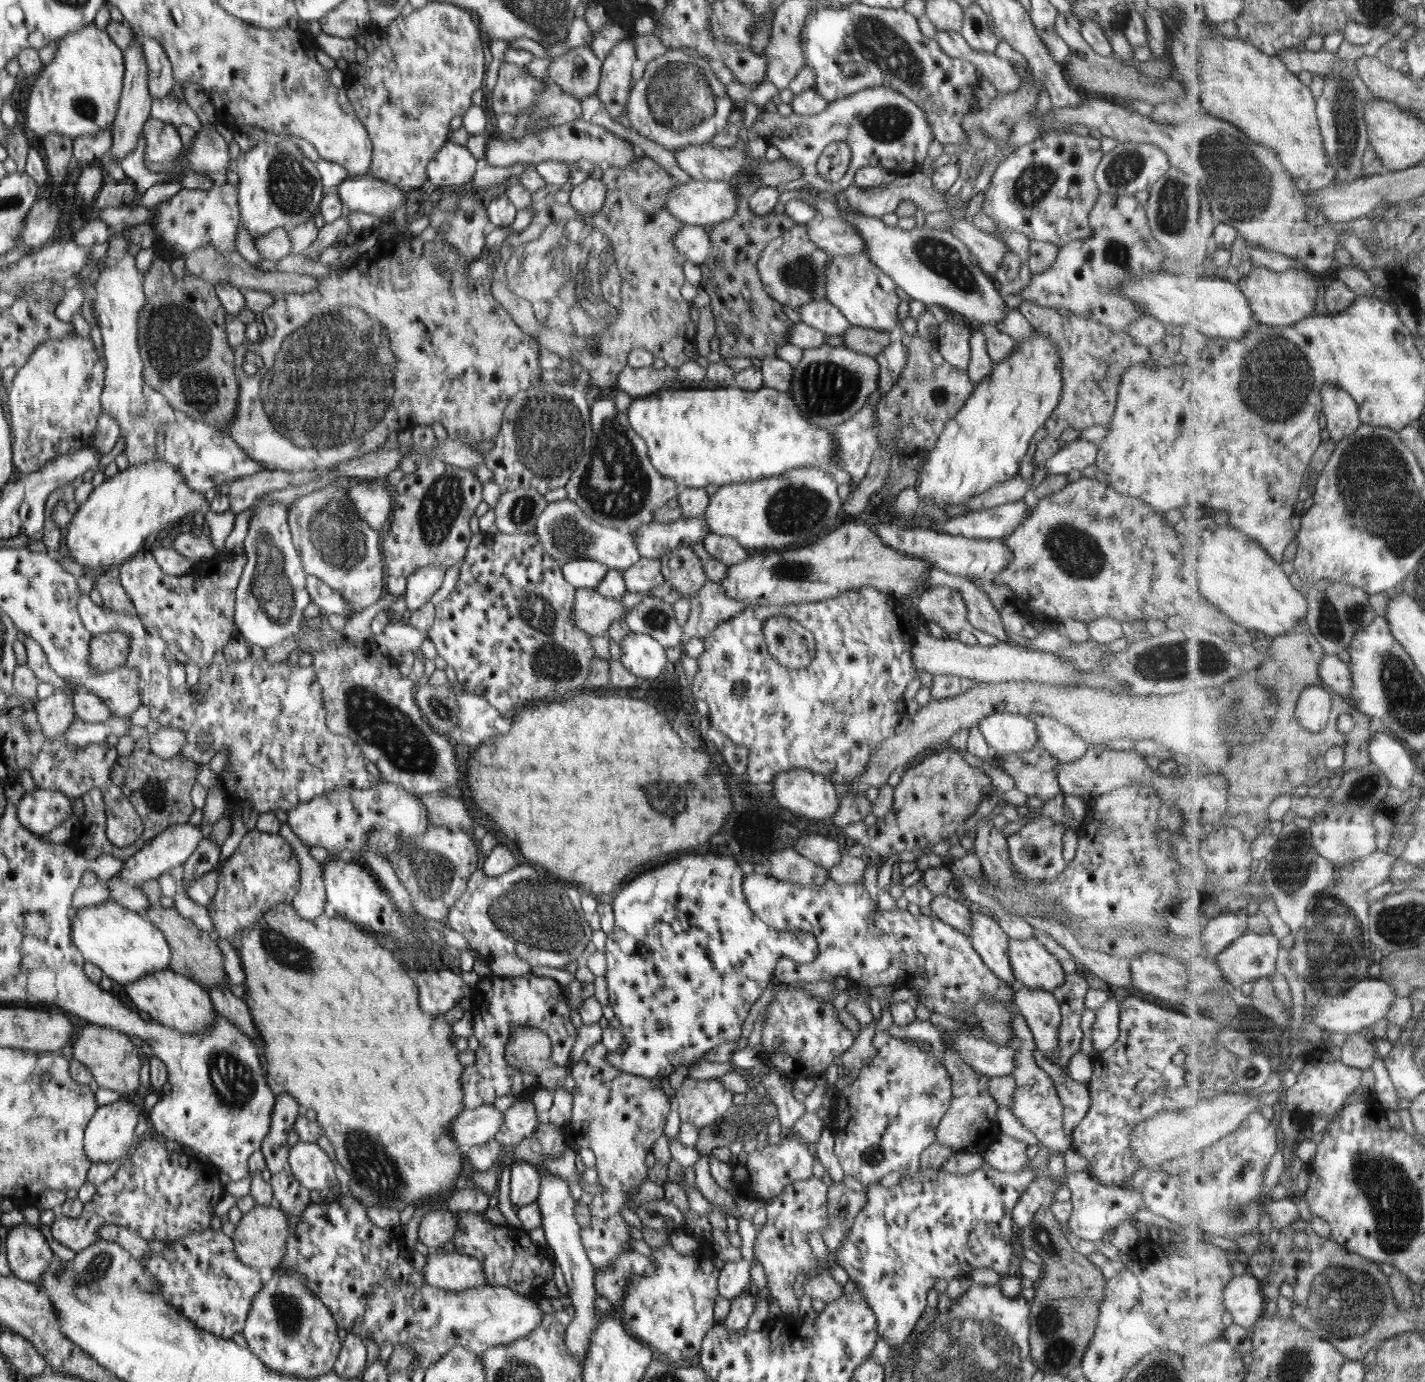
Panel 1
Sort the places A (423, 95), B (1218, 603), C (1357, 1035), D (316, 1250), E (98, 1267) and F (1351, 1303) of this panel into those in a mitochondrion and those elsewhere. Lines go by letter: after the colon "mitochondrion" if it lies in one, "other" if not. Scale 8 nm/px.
A: mitochondrion
B: other
C: other
D: other
E: mitochondrion
F: mitochondrion

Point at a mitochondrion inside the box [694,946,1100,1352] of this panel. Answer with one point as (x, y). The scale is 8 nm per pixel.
(1040, 1232)

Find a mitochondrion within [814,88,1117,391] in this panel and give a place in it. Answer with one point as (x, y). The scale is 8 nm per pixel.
(937, 255)

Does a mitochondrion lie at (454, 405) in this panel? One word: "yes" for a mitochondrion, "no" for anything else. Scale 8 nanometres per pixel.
no

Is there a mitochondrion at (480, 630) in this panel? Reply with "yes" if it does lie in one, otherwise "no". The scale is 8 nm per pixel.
no

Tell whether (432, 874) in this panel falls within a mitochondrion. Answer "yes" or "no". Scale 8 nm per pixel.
yes

